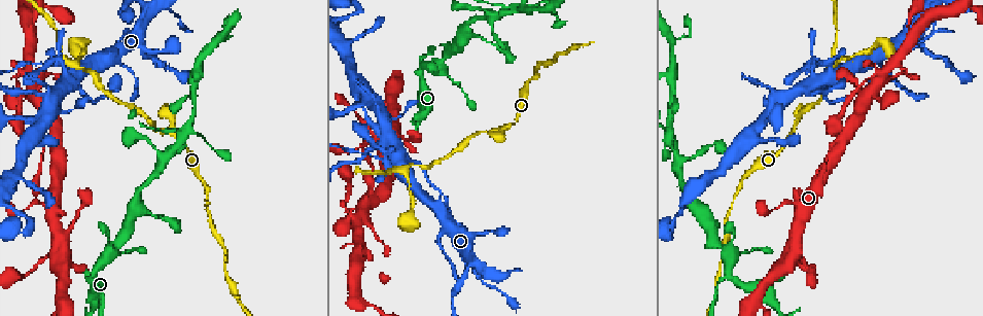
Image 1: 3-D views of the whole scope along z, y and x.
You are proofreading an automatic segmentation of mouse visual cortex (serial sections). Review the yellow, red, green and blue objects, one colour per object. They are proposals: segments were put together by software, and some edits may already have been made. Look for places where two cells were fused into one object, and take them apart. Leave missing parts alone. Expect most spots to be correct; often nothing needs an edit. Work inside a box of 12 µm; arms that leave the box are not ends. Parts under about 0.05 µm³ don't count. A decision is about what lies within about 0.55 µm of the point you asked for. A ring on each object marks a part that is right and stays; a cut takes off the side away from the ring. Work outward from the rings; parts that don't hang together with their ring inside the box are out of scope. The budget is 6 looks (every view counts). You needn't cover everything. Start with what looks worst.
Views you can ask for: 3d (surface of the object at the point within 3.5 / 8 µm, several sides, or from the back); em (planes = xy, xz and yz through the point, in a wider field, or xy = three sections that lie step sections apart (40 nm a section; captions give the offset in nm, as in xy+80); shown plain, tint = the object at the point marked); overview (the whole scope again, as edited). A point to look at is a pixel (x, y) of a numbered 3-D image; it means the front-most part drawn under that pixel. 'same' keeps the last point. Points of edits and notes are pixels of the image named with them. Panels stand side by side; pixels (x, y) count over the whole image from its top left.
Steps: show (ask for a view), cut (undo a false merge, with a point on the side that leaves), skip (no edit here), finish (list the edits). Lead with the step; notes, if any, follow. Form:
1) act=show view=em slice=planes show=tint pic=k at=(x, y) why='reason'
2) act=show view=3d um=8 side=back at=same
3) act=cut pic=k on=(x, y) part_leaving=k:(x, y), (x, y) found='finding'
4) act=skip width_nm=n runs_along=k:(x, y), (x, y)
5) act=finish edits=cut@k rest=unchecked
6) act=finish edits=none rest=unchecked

act=show view=3d um=3.5 pic=1 at=(380, 160) why='three-way junction'

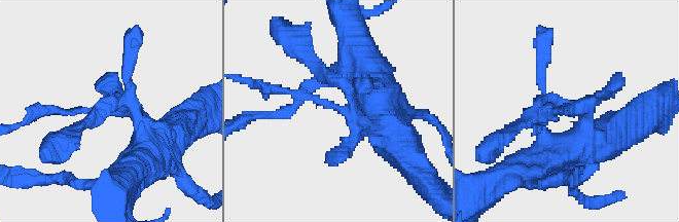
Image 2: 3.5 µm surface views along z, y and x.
act=show view=em slice=planes show=tint pic=2 at=(567, 112) why='shape alone is not enough'

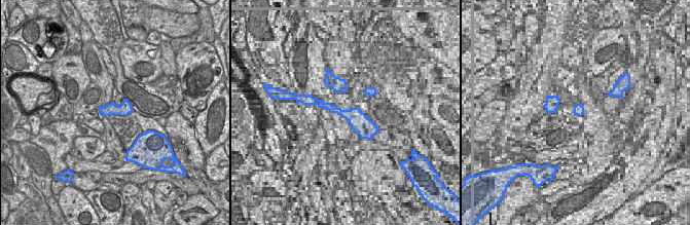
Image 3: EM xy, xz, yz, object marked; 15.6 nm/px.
act=skip width_nm=200 runs_along=2:(383, 122), (265, 88) found='all the same cell'

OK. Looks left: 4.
act=show view=3d um=8 pic=1 at=(498, 128) why='three arms meet'

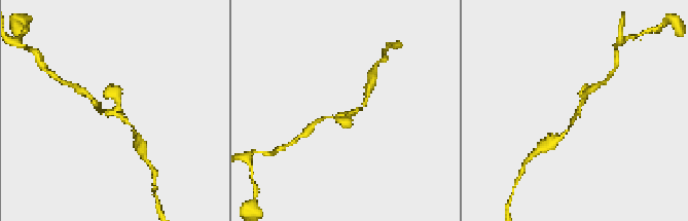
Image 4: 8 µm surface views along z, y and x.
act=show view=em slice=xy step=5 show=tint pic=4 at=(112, 110) arms=3 arm_widths_nm=100,150,300 why='shape alone is not enough'

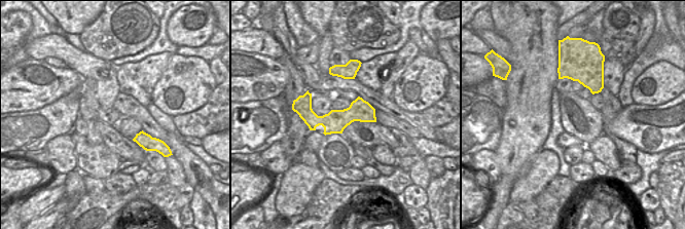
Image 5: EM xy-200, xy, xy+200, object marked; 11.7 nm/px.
act=skip found='one cell here'

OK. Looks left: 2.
act=show view=3d um=3.5 pic=1 at=(801, 253) why='looks like a crossing'

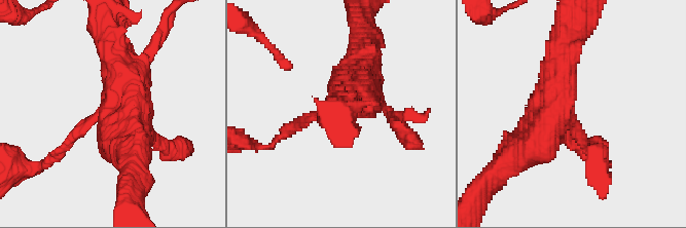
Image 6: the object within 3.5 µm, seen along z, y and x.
act=show view=em slice=xy step=3 show=tint pic=6 at=(111, 114)

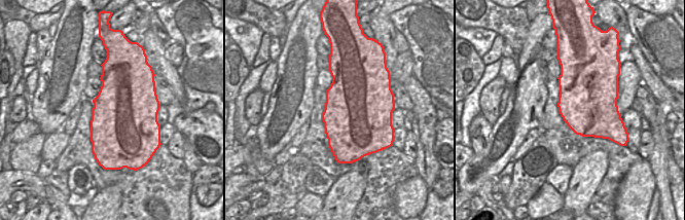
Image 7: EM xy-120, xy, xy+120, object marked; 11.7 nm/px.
act=skip runs_along=6:(566, 43), (547, 125), (512, 157) found='continuous, no second cell'

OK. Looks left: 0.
act=finish edits=none rest=unchecked

